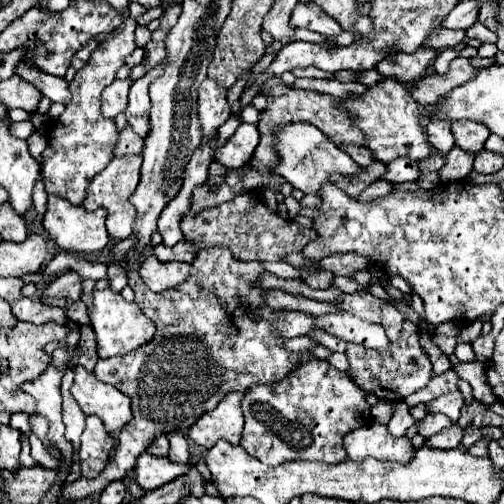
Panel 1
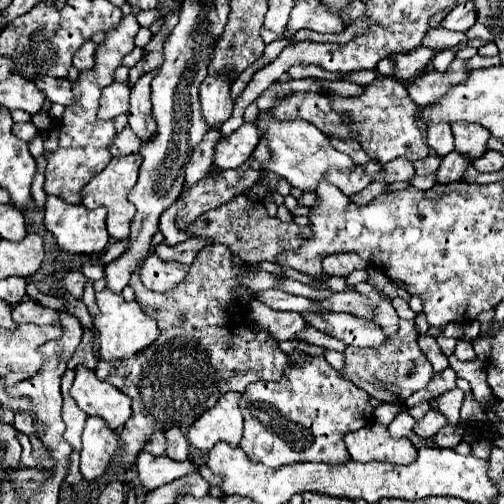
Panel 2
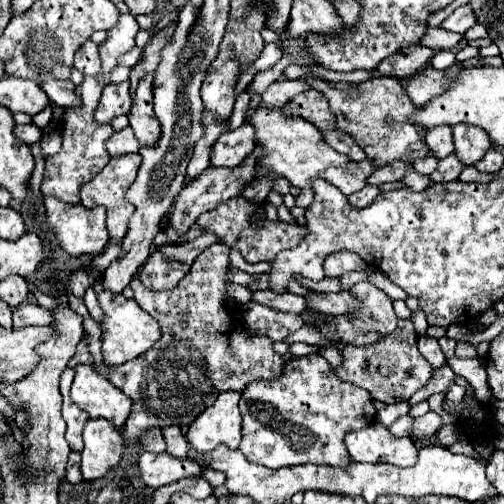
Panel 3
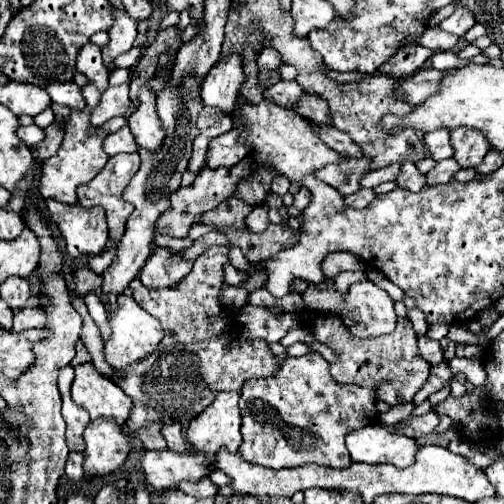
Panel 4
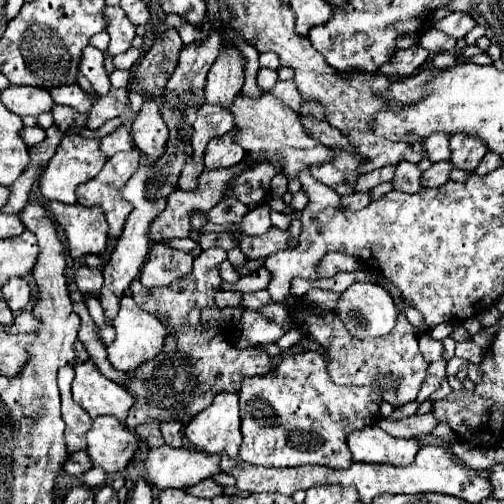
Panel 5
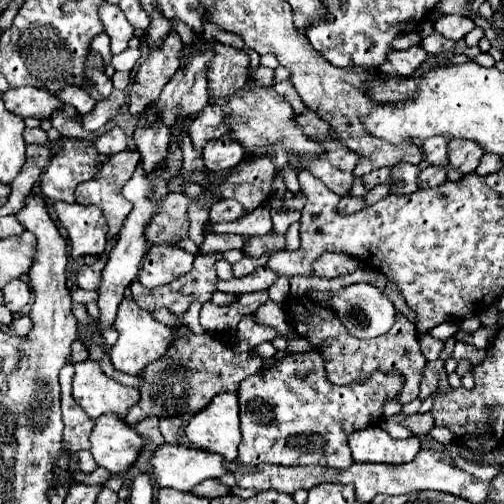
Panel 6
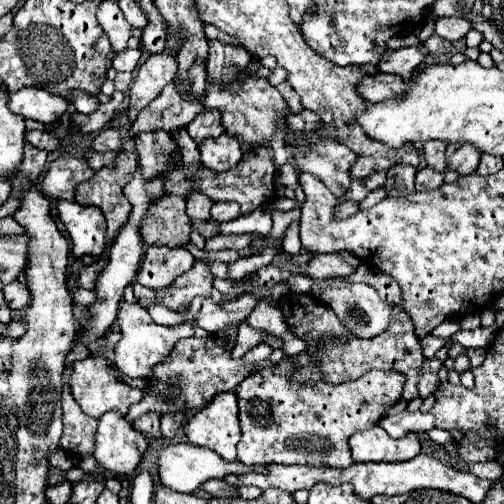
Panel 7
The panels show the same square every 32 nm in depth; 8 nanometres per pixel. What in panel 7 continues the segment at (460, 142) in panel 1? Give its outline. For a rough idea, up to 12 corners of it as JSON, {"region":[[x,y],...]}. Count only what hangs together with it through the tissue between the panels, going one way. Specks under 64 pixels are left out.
{"region":[[472,144],[446,146],[448,168],[474,174],[480,152]]}

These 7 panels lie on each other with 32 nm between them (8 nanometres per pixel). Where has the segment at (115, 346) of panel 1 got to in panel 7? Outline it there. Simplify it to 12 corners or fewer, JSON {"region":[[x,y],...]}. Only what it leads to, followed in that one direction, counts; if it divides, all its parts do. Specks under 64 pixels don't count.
{"region":[[122,302],[114,366],[146,380],[178,340],[182,322],[160,326],[140,304]]}

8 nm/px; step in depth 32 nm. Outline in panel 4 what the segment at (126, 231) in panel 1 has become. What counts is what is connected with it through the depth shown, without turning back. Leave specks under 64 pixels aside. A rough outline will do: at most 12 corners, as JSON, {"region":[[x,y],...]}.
{"region":[[138,152],[116,154],[78,188],[84,208],[102,206],[110,238],[120,240],[132,204],[124,188],[140,166]]}

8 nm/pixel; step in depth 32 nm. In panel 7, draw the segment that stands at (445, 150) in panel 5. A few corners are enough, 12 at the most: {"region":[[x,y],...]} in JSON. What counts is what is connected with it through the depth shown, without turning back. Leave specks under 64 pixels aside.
{"region":[[442,140],[424,144],[424,160],[436,172],[446,170]]}

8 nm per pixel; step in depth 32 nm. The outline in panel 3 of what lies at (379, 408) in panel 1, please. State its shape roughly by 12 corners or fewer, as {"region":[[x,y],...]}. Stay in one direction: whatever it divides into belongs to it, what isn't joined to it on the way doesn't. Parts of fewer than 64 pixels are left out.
{"region":[[408,402],[386,406],[378,422],[392,426],[400,416],[408,416]]}

